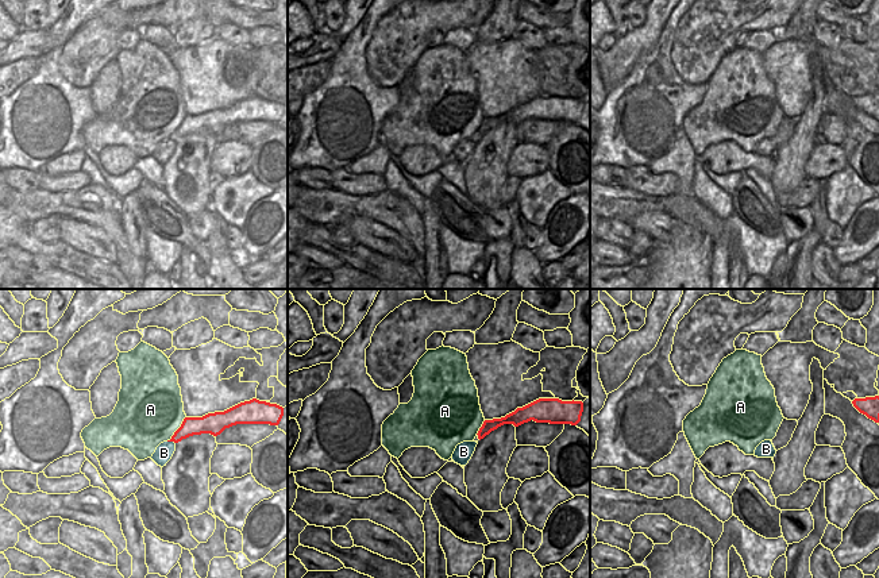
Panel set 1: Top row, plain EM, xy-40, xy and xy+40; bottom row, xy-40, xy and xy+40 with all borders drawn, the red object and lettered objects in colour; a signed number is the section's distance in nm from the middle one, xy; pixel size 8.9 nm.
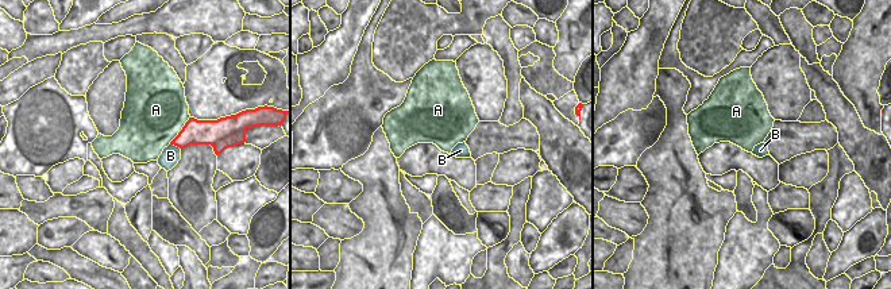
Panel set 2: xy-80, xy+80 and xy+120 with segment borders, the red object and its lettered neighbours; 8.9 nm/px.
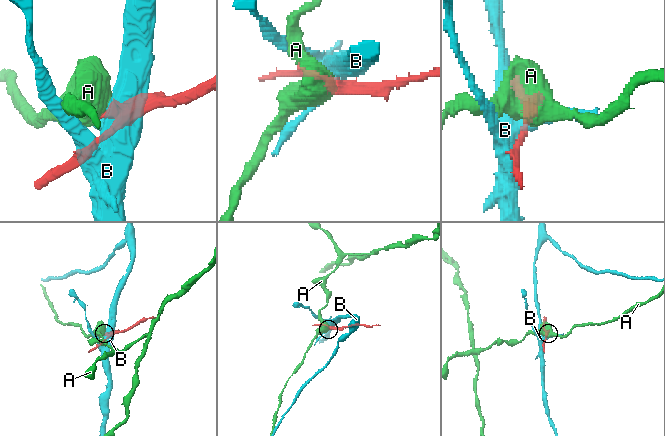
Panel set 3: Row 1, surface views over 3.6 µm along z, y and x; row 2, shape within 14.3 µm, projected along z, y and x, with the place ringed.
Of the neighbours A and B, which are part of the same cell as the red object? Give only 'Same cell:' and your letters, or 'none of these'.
Same cell: none of these

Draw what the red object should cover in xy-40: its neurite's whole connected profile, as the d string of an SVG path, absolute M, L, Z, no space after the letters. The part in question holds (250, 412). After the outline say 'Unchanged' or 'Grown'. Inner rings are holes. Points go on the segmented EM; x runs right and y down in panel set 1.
M252 398L240 402L224 412L208 413L203 417L185 417L181 427L170 440L178 443L193 435L220 435L225 428L236 424L270 424L278 425L284 416L284 408L277 404Z. Unchanged

